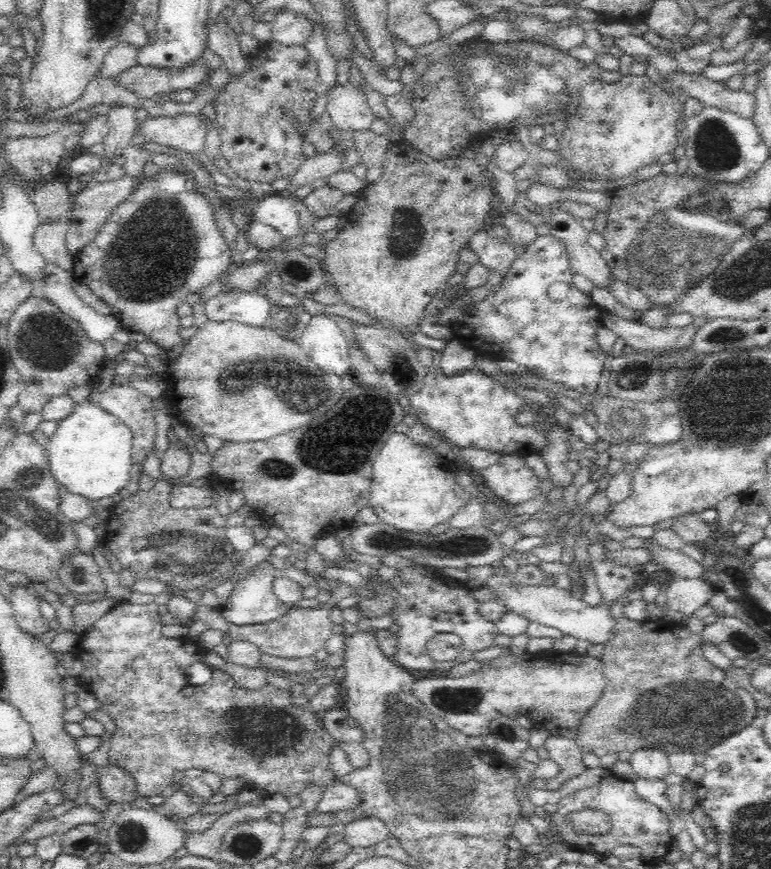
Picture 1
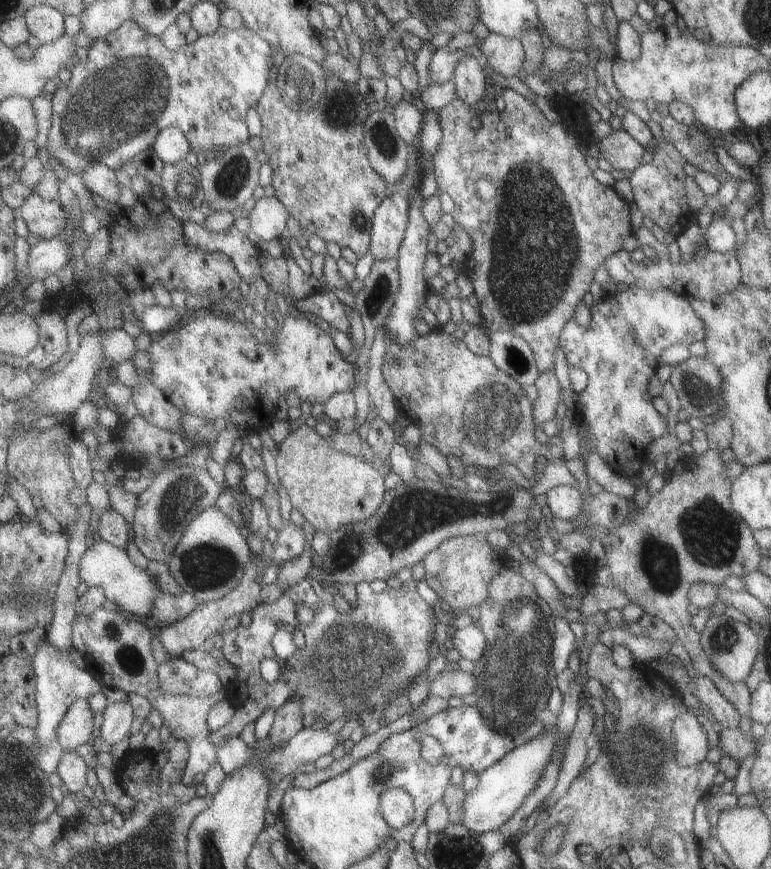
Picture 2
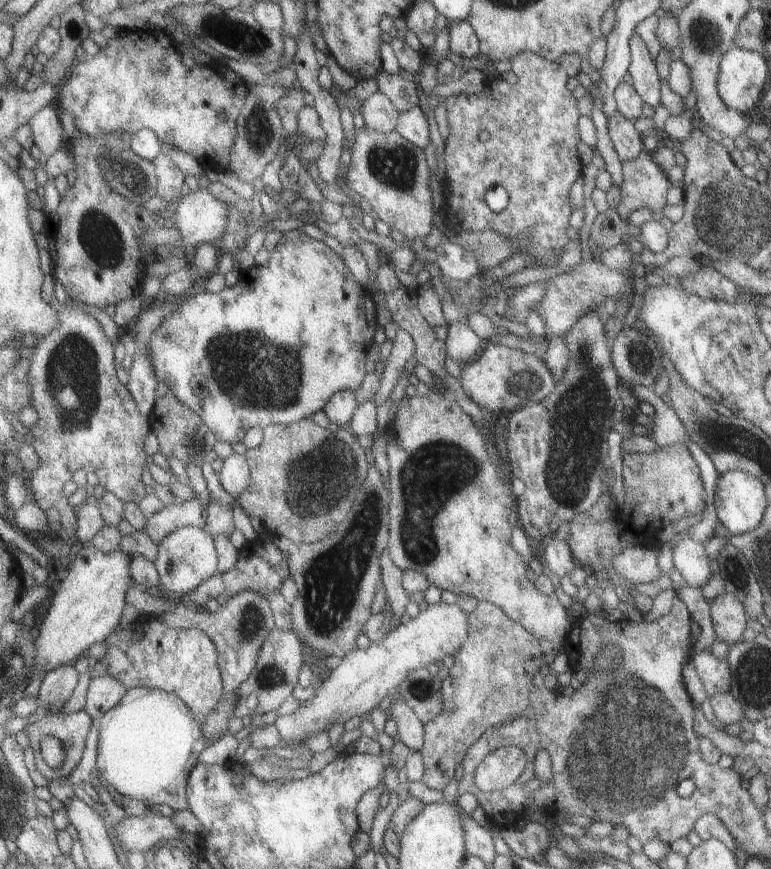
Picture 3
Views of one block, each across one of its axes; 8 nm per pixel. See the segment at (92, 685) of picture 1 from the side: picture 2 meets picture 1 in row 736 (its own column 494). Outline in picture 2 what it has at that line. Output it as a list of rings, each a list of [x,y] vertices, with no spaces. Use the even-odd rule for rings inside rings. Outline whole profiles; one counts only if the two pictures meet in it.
[[[504,89],[500,95],[506,102],[504,112],[491,112],[481,107],[476,110],[472,104],[468,104],[458,97],[452,104],[448,104],[440,110],[440,124],[442,124],[442,132],[444,132],[444,142],[440,144],[440,150],[434,156],[433,171],[438,182],[438,191],[448,193],[455,201],[455,210],[452,214],[455,225],[464,226],[472,236],[472,255],[468,271],[476,278],[473,284],[473,293],[478,300],[478,311],[484,318],[483,328],[485,331],[508,330],[512,334],[524,338],[524,341],[528,342],[531,348],[539,374],[542,374],[546,370],[554,370],[560,332],[573,319],[578,304],[589,292],[596,268],[602,266],[608,256],[620,251],[624,238],[634,233],[631,224],[630,204],[618,197],[613,186],[603,186],[594,178],[593,171],[586,164],[585,154],[579,150],[580,144],[578,142],[580,140],[570,130],[566,130],[566,126],[568,126],[566,120],[560,118],[558,122],[550,122],[540,108],[524,100],[523,96],[512,89]],[[475,112],[482,120],[482,126],[478,130],[472,129],[472,118]],[[484,184],[486,184],[486,188],[496,190],[496,192],[492,192],[494,196],[488,196],[488,198],[486,198],[486,194],[482,196],[480,188],[484,188]]]

